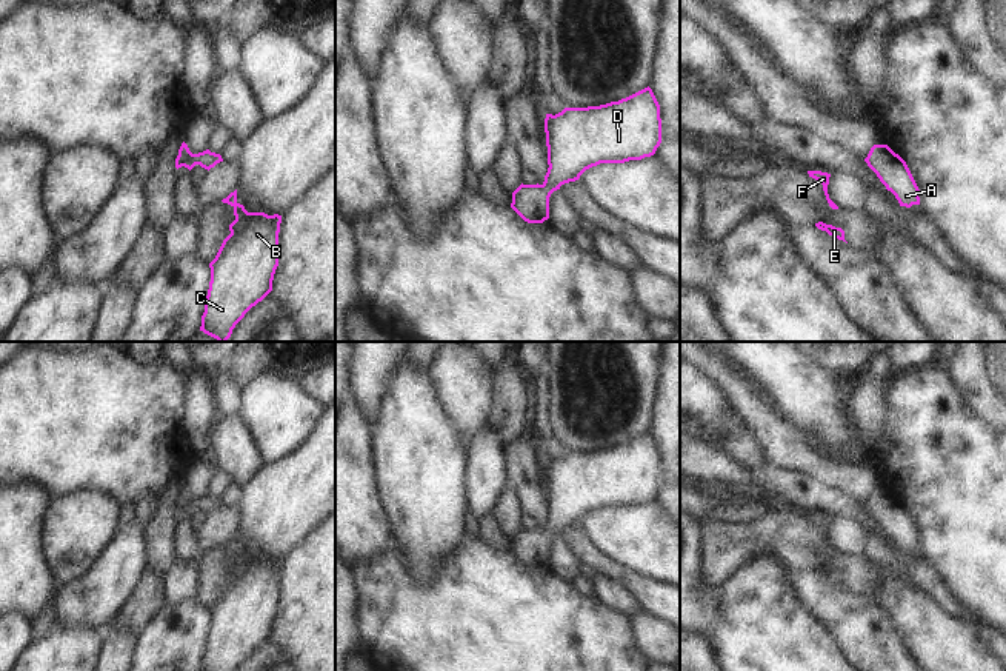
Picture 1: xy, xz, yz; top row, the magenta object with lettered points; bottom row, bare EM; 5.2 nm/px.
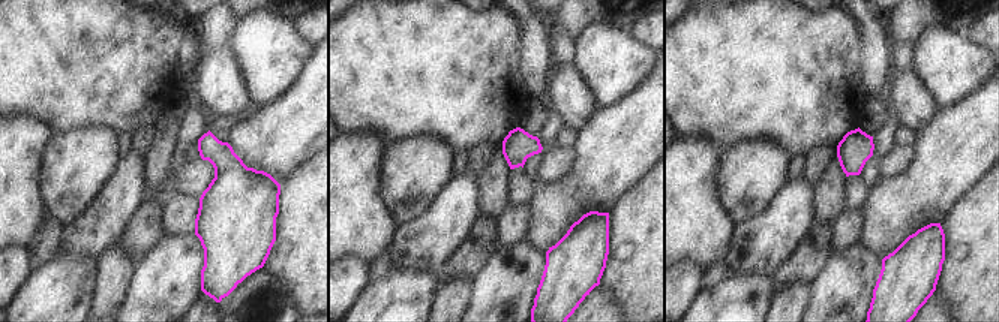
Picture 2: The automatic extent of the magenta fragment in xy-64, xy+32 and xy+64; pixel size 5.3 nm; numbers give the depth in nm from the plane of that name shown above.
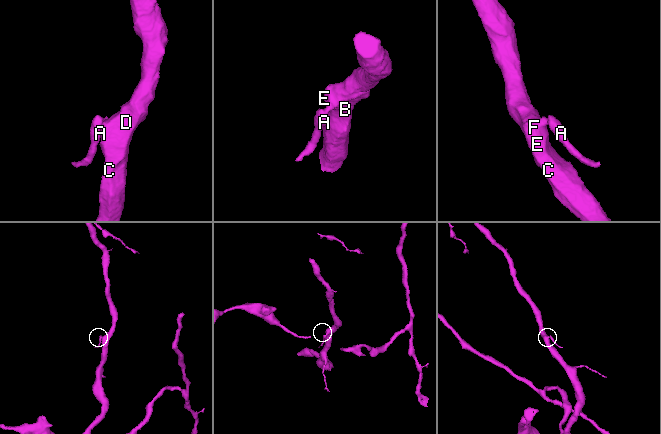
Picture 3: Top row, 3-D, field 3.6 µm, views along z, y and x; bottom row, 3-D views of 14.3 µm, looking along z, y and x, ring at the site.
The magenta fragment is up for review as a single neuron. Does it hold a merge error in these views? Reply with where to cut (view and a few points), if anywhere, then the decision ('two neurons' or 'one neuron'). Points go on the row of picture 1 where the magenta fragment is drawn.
no cut | one neuron

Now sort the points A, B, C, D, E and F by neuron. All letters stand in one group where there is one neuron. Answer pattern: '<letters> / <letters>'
A B C D E F

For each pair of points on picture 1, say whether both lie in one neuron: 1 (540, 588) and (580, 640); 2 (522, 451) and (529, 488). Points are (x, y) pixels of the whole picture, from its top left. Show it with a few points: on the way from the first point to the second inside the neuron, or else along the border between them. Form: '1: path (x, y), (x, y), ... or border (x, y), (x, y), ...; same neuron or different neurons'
1: path (540, 600), (568, 628); same neuron
2: path (522, 460), (523, 479); same neuron

